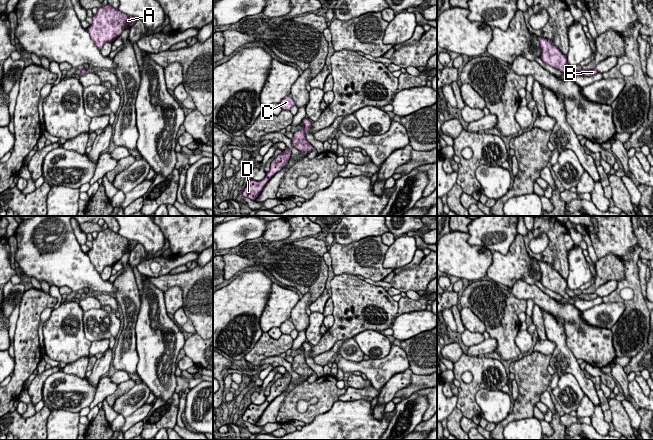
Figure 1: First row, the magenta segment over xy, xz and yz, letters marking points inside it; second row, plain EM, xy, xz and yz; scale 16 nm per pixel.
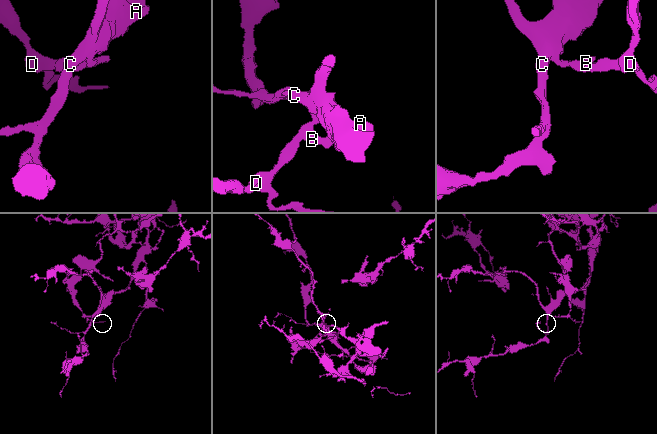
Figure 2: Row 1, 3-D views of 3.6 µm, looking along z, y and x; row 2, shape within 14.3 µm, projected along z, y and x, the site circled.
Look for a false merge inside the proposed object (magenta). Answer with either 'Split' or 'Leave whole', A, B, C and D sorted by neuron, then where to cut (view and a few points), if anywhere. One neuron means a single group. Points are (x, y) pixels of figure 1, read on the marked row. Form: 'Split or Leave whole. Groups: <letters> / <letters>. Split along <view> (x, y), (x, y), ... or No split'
Split. Groups: A C / B D. Split along xz (303, 129), (305, 133)

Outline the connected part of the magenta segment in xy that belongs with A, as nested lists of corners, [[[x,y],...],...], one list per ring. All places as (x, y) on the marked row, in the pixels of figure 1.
[[[107,4],[98,8],[87,31],[96,47],[101,50],[105,43],[112,43],[118,38],[126,25],[131,27],[137,20],[137,17],[128,16]]]

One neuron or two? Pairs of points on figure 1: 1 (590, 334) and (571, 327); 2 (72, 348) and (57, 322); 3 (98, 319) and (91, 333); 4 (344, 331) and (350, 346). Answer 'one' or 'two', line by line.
1: one
2: one
3: one
4: two

